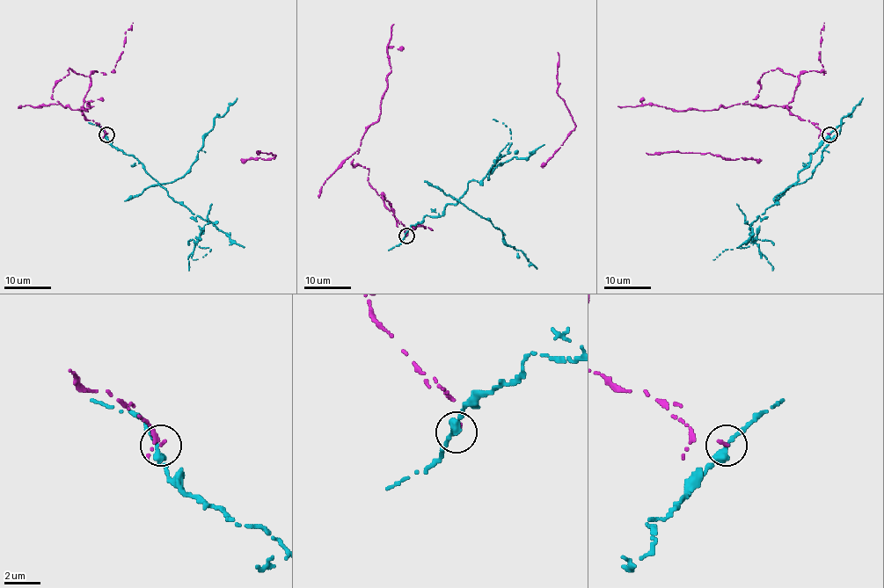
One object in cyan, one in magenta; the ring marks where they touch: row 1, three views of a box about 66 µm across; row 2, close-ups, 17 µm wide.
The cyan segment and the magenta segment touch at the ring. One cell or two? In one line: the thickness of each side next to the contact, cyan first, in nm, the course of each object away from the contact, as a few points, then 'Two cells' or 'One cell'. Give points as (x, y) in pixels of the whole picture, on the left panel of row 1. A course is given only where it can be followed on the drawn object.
Thickness 280 nm (cyan) against 180 nm. Course of cyan: (106, 134), (193, 219), (215, 223), (207, 223), (197, 241), (200, 248), (211, 250), (193, 259). Course of magenta: (106, 134), (83, 114), (91, 78), (69, 68), (52, 89), (50, 104), (87, 111), (87, 104), (93, 106). Two cells

